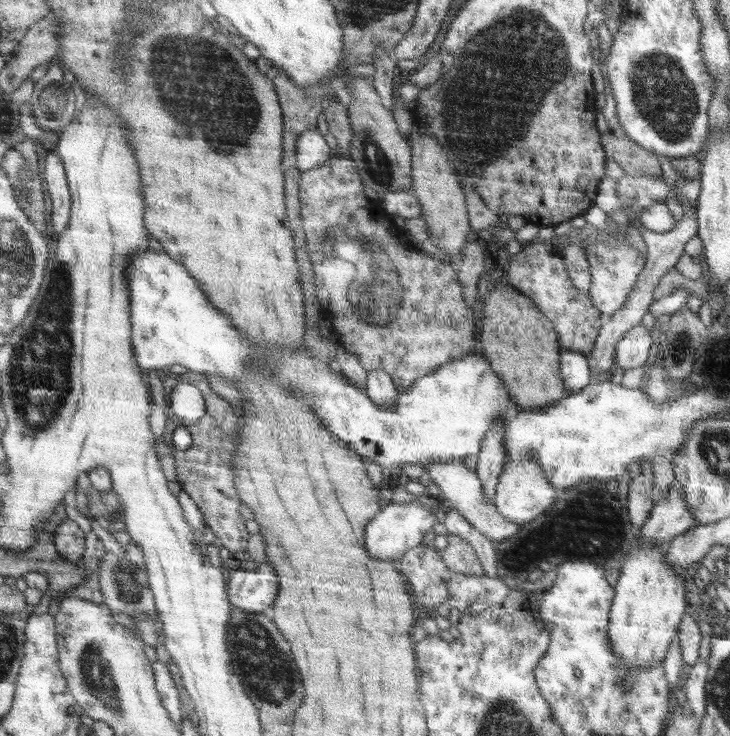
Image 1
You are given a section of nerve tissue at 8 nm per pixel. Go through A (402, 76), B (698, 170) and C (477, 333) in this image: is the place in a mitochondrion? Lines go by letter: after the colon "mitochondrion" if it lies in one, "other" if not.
A: other
B: other
C: other

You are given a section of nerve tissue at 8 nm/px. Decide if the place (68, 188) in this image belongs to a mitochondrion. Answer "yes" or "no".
no

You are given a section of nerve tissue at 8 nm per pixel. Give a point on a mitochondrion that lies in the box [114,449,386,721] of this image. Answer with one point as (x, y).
(270, 678)

